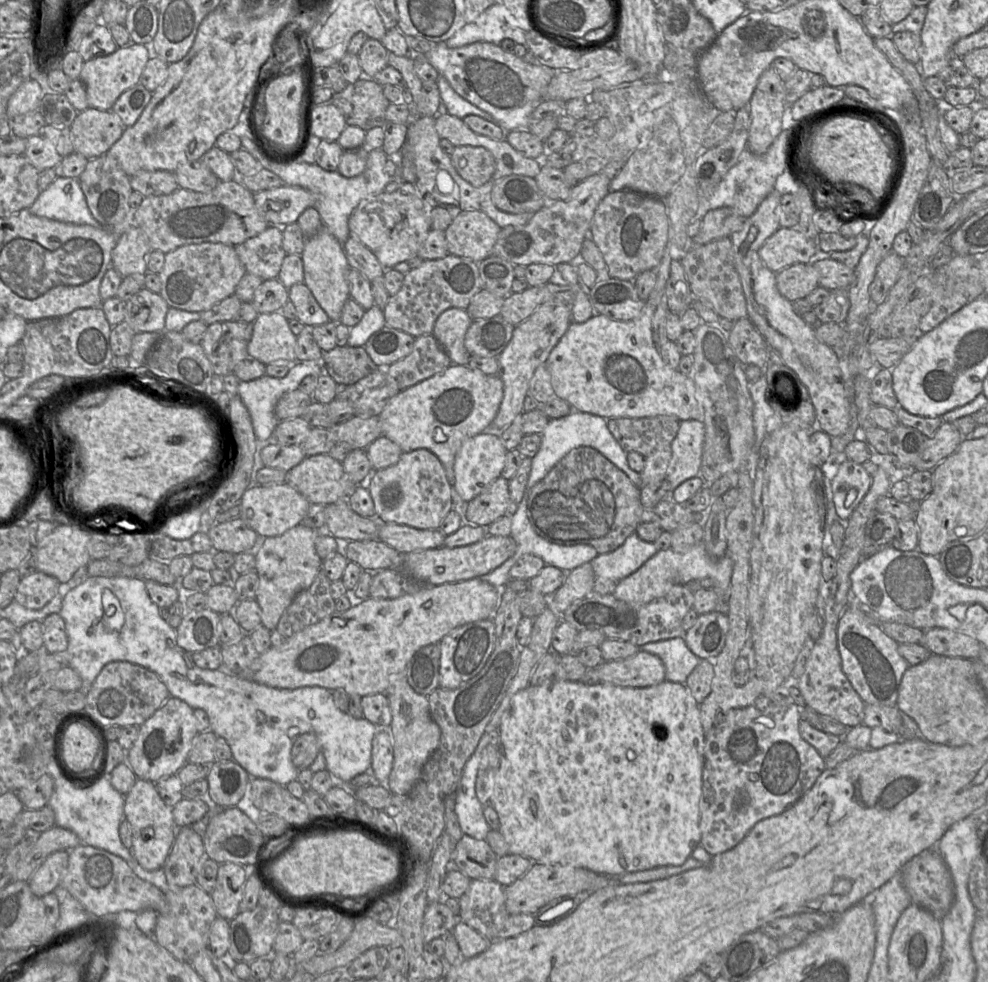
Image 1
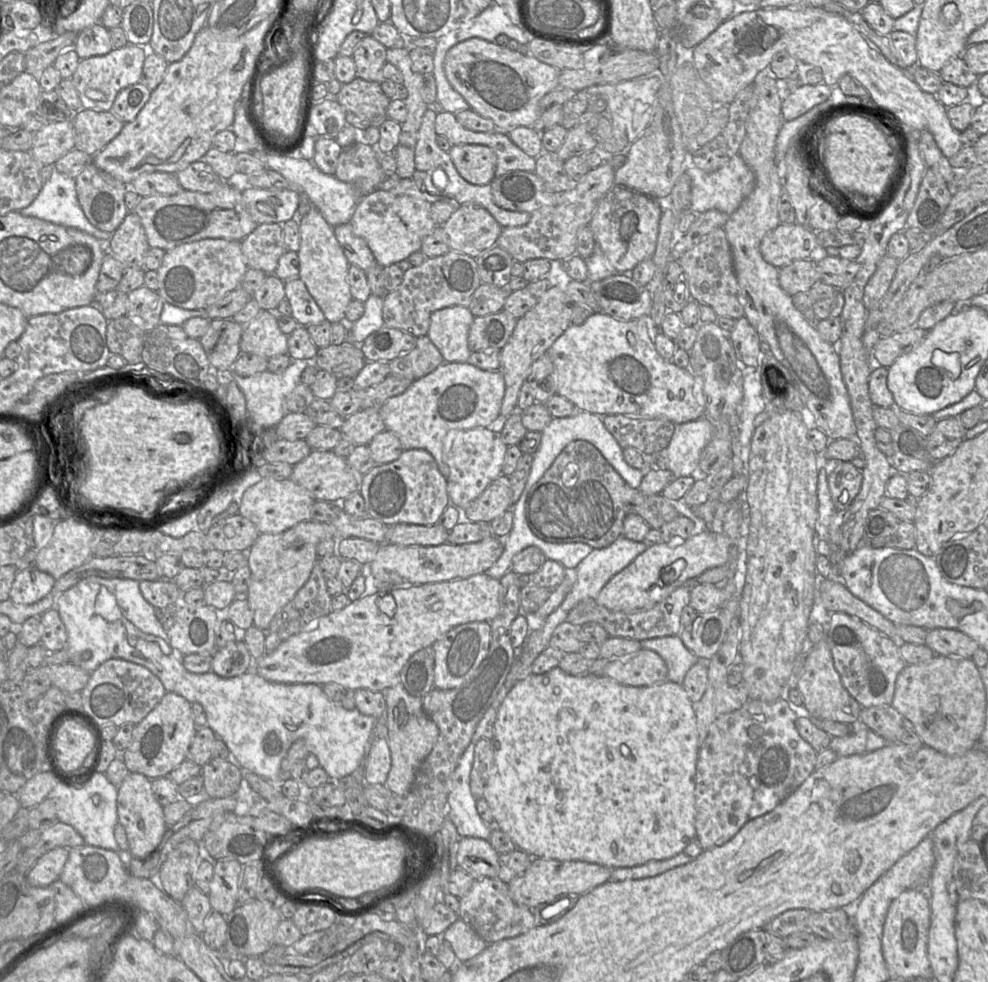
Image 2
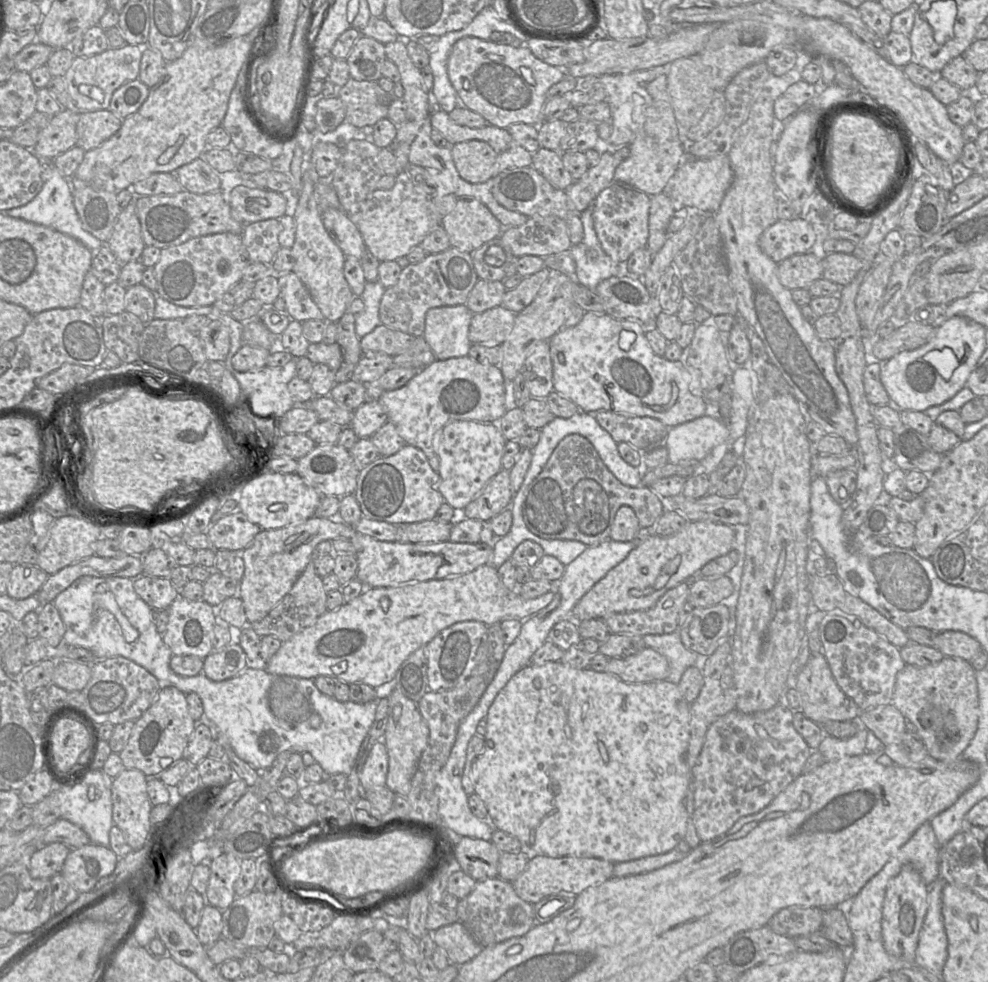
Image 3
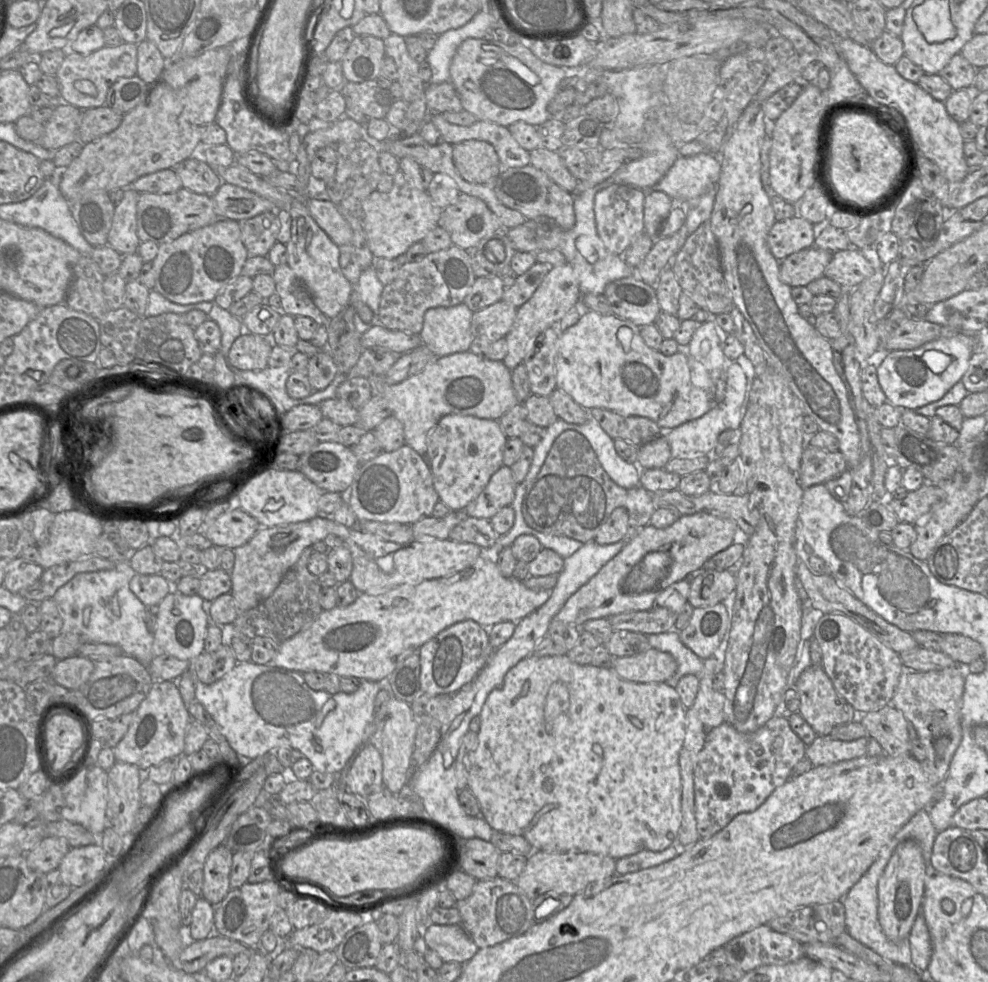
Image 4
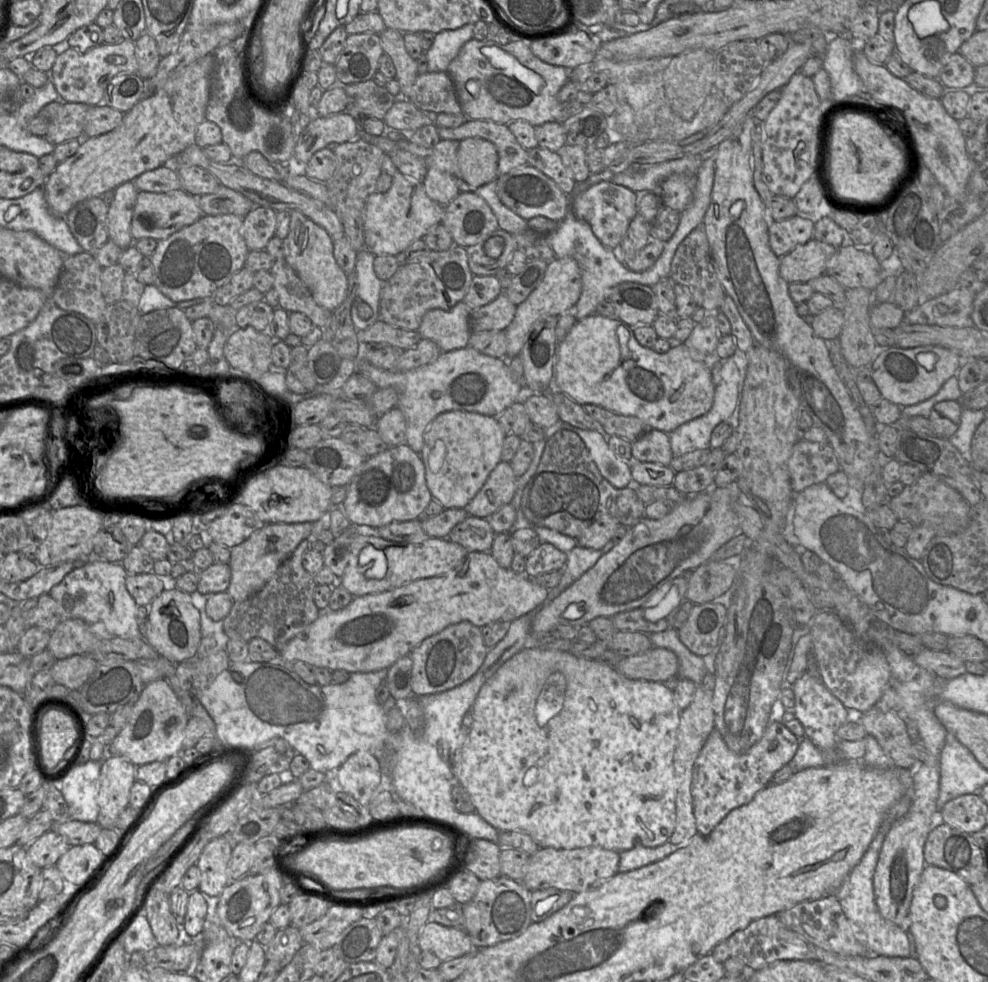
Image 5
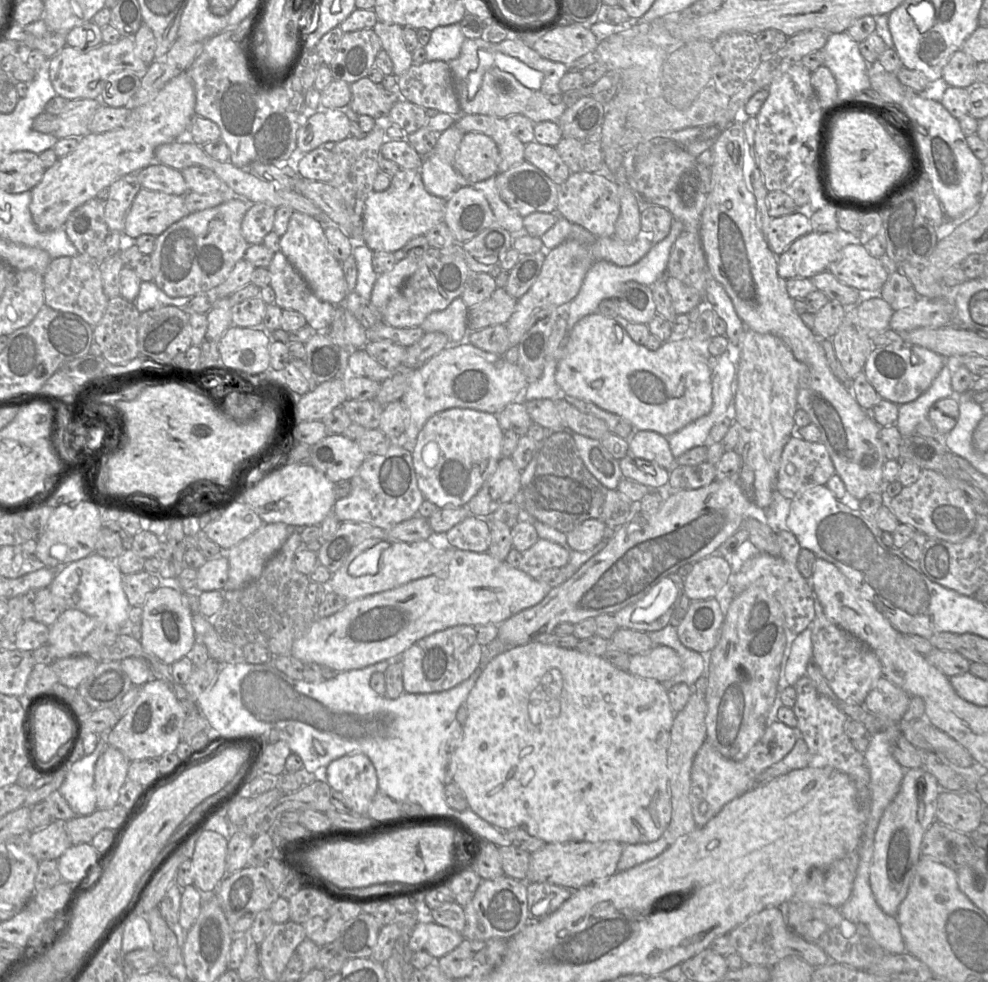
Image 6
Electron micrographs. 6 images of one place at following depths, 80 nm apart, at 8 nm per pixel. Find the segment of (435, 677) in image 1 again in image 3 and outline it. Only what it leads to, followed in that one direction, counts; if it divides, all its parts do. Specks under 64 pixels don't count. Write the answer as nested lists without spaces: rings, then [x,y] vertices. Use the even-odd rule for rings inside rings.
[[[425,648],[414,651],[401,664],[395,675],[395,688],[407,698],[418,703],[422,696],[429,691],[427,677],[428,661]]]

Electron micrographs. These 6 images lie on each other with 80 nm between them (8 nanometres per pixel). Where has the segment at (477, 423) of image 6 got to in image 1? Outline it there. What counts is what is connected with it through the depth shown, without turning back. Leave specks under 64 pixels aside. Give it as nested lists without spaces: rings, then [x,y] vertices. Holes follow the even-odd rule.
[[[487,430],[465,441],[457,453],[454,473],[454,489],[466,502],[484,492],[496,479],[502,476],[506,463],[507,450],[504,447],[499,431]]]

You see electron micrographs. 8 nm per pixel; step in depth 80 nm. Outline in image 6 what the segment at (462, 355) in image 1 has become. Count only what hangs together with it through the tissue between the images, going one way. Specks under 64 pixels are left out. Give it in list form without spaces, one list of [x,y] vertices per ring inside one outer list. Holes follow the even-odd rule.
[[[459,297],[445,310],[427,316],[421,328],[425,333],[441,332],[448,337],[450,344],[460,344],[468,336],[467,315],[468,307]]]

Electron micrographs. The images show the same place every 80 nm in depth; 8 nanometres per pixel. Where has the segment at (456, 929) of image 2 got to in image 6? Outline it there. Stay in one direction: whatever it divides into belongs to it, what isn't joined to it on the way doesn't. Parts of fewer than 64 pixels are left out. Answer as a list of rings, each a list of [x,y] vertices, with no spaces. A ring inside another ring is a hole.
[[[419,921],[412,929],[408,947],[413,952],[425,951],[438,960],[454,950],[463,940],[461,933],[433,921]]]

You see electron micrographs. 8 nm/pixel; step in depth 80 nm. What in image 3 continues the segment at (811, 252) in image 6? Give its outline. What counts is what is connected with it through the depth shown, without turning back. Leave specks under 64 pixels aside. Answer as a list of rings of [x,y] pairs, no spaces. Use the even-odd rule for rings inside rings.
[[[811,252],[792,256],[778,264],[779,281],[790,291],[808,289],[822,276],[823,258]]]

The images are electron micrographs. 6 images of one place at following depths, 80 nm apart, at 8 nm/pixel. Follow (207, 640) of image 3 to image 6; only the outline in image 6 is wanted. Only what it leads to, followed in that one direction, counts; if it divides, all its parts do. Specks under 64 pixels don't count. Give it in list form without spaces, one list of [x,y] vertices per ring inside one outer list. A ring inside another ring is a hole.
[[[159,586],[150,593],[142,605],[141,638],[144,650],[166,664],[188,656],[196,642],[192,625],[192,611],[187,603],[187,595],[180,588]]]

